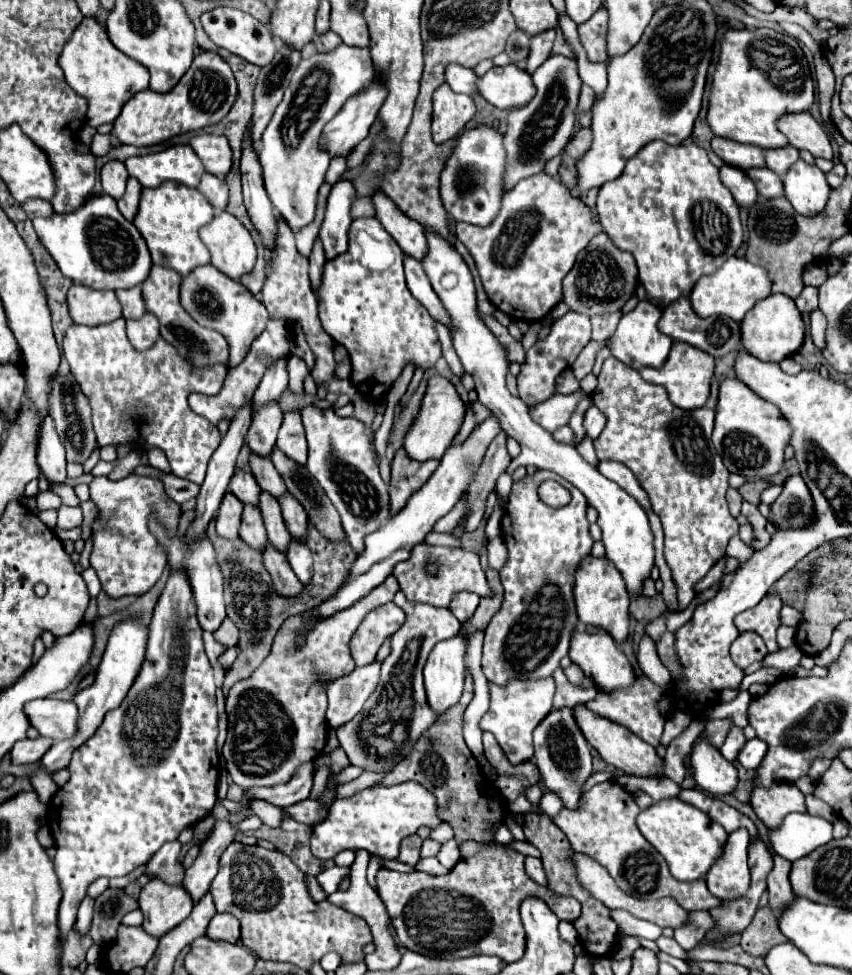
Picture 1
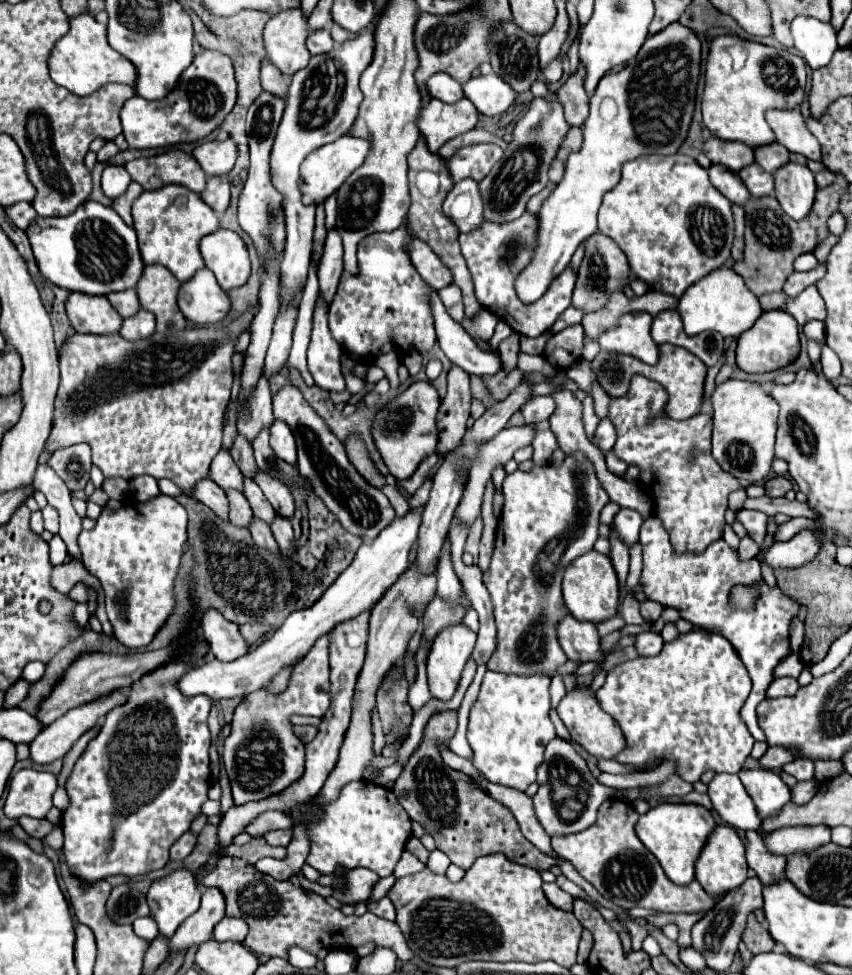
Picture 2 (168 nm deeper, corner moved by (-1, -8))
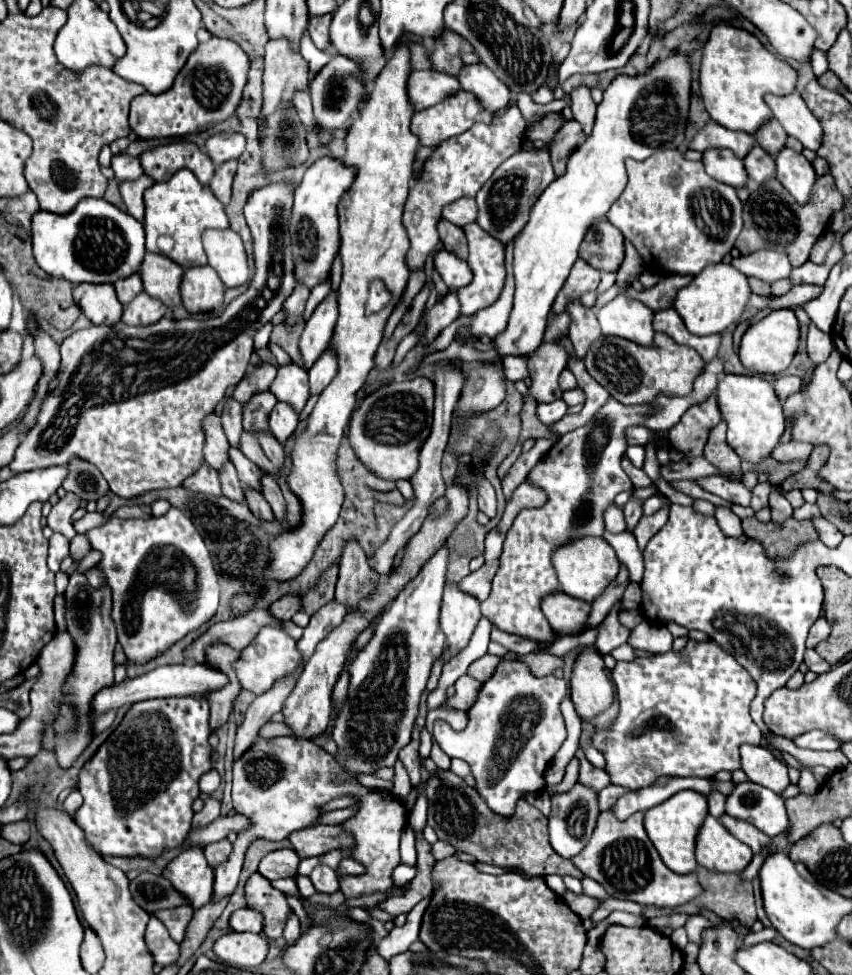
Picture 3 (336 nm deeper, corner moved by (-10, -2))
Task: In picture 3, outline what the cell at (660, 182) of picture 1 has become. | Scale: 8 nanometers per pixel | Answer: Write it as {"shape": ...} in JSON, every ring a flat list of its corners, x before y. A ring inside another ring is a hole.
{"shape":[[659,150,647,160,625,160,629,182,621,196,611,206,607,220,617,226,625,240,629,240,639,256,643,258,645,266,653,272,671,272,671,274,691,274,697,276,705,266,721,262,725,254,731,252,741,228,741,200,737,198,735,188,717,182,711,178,703,162,687,160,679,150]]}

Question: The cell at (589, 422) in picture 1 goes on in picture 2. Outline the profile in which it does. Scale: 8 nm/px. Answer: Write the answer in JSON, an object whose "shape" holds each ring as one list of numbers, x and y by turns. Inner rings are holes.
{"shape":[[604,418,600,422,598,430,596,430,596,442,598,442,598,446,602,450,608,452,608,450,614,448,614,438,616,438,616,428,614,428,614,424,608,418]]}

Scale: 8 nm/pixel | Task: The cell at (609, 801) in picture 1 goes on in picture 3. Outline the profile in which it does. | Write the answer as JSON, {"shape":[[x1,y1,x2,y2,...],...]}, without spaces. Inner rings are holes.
{"shape":[[613,808,603,810,597,818,597,826,591,840,577,856,571,858,571,862,585,876,597,880,611,896,645,906,653,904,661,908,675,908,703,894,703,886,699,884,695,872,681,876,665,866,643,828,643,812,635,812,621,822,615,816]]}

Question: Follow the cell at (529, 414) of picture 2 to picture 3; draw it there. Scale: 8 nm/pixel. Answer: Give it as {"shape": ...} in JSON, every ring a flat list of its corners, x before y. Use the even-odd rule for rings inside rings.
{"shape":[[559,398,555,402,549,402,549,404,539,404,537,406,537,418,543,422,543,424,553,424,557,420,561,420,567,412,567,404]]}

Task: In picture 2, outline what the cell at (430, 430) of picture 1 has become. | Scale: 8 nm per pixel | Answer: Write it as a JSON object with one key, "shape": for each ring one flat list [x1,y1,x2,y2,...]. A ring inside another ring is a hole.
{"shape":[[414,382,402,394,392,398,382,406,372,418,372,438,376,450,380,452,388,472,396,480,406,480,418,464,436,450,438,432,436,432,436,414,440,408,440,396,430,382]]}

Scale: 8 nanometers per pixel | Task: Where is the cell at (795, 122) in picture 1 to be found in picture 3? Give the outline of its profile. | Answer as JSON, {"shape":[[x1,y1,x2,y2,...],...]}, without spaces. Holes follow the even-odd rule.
{"shape":[[793,92,787,96,767,94,765,104,771,108,773,116,779,120,783,130,789,136,797,138,805,148,817,150,821,146,823,130,799,92]]}

